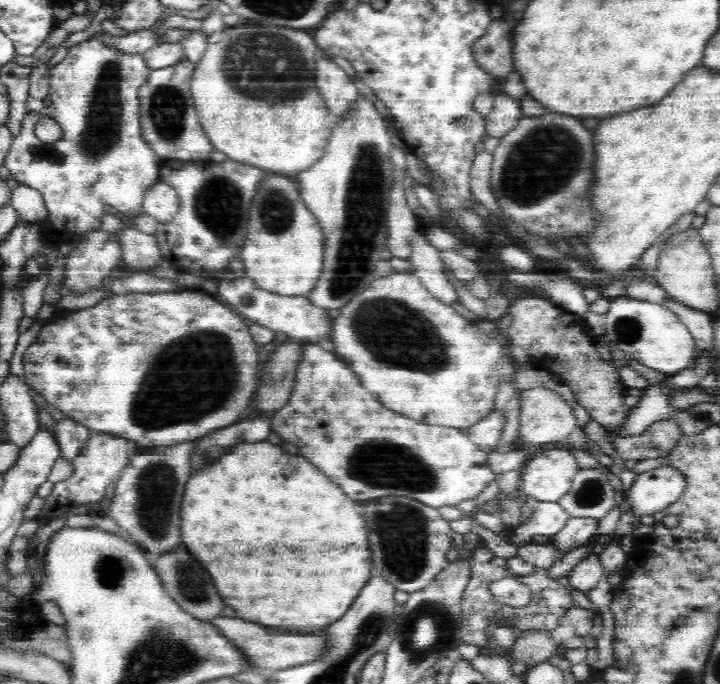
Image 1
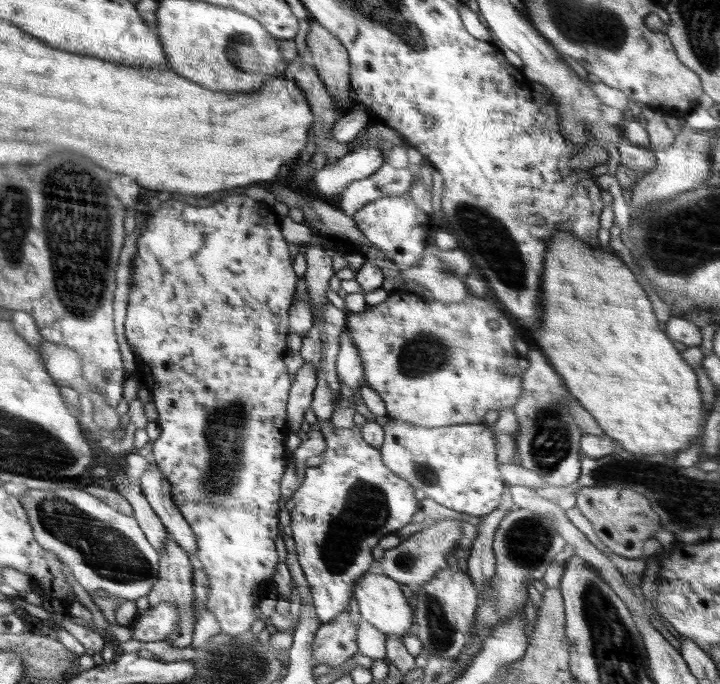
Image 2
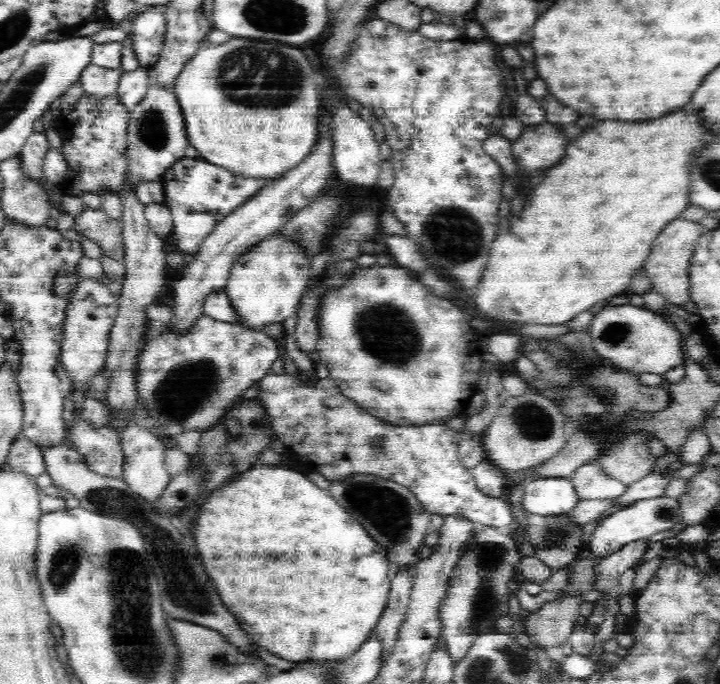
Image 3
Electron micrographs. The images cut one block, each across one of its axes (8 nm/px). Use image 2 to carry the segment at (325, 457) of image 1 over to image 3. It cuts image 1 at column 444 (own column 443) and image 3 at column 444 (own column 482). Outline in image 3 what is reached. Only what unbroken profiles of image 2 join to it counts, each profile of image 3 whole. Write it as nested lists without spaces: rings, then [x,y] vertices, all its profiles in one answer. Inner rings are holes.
[[[269,372],[258,383],[257,399],[265,408],[273,436],[278,437],[299,461],[311,464],[315,472],[320,473],[330,482],[336,482],[340,478],[348,478],[354,474],[380,476],[382,479],[408,488],[430,514],[444,517],[464,516],[479,527],[490,526],[504,531],[515,522],[510,503],[506,499],[488,497],[478,491],[471,469],[464,469],[462,461],[458,461],[459,432],[450,429],[442,422],[402,426],[380,420],[377,416],[366,412],[353,400],[346,398],[329,377],[310,380],[306,385],[300,381],[299,376],[292,377],[286,373]]]

